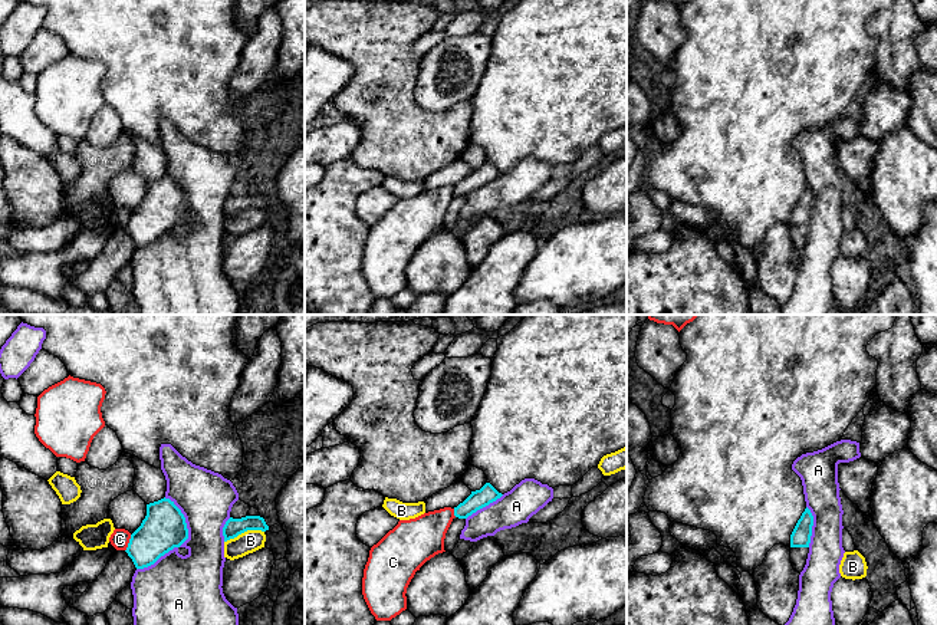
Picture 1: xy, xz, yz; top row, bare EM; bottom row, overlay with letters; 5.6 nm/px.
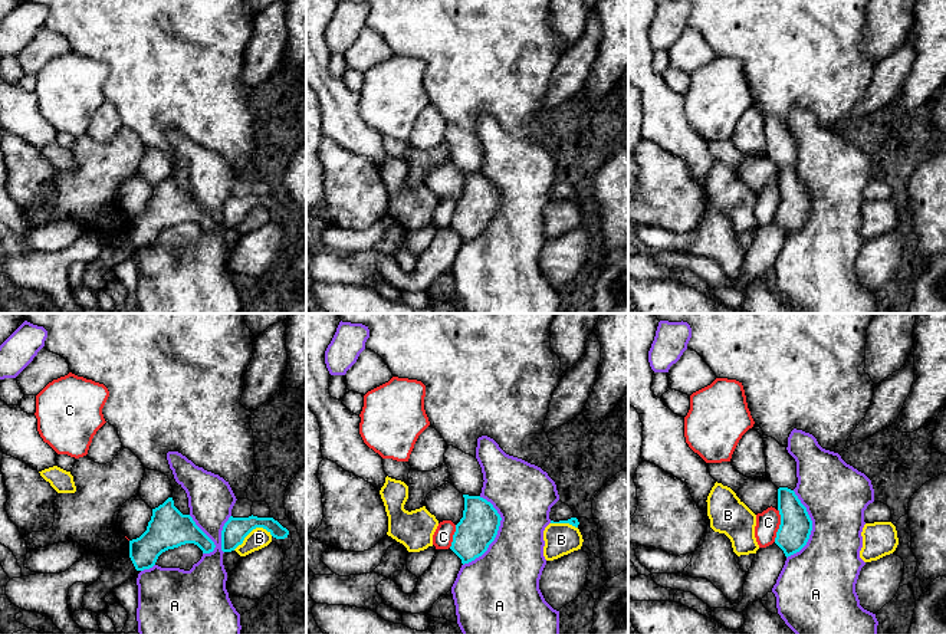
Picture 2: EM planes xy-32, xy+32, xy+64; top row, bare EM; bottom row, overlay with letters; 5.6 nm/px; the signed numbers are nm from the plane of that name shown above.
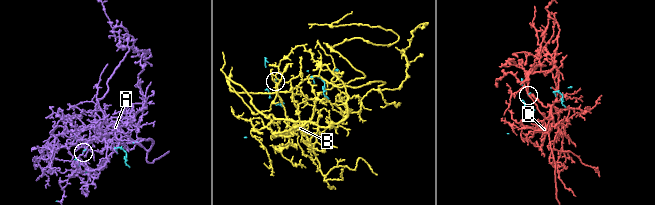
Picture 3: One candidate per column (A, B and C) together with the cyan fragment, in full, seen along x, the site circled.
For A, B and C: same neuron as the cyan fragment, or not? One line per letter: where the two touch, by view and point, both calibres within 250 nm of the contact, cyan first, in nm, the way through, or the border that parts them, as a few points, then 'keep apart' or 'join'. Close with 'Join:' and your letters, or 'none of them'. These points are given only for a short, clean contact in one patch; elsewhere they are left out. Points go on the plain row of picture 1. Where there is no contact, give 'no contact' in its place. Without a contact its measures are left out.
A: xy (181, 221) | 240/380 nm | join
B: xy (243, 210) | 100/120 nm | keep apart
C: xy (128, 221) | 240/110 nm | keep apart
Join: A

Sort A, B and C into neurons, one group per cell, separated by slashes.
A / B / C

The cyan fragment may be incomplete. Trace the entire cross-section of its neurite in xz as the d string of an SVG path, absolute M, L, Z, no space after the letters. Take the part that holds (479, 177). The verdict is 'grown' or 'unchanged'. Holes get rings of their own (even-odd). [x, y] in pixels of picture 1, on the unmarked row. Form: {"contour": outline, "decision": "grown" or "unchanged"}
{"contour": "M535 157L522 158L504 172L486 161L454 185L454 194L466 198L460 217L477 220L527 201L552 177L553 167Z", "decision": "grown"}

